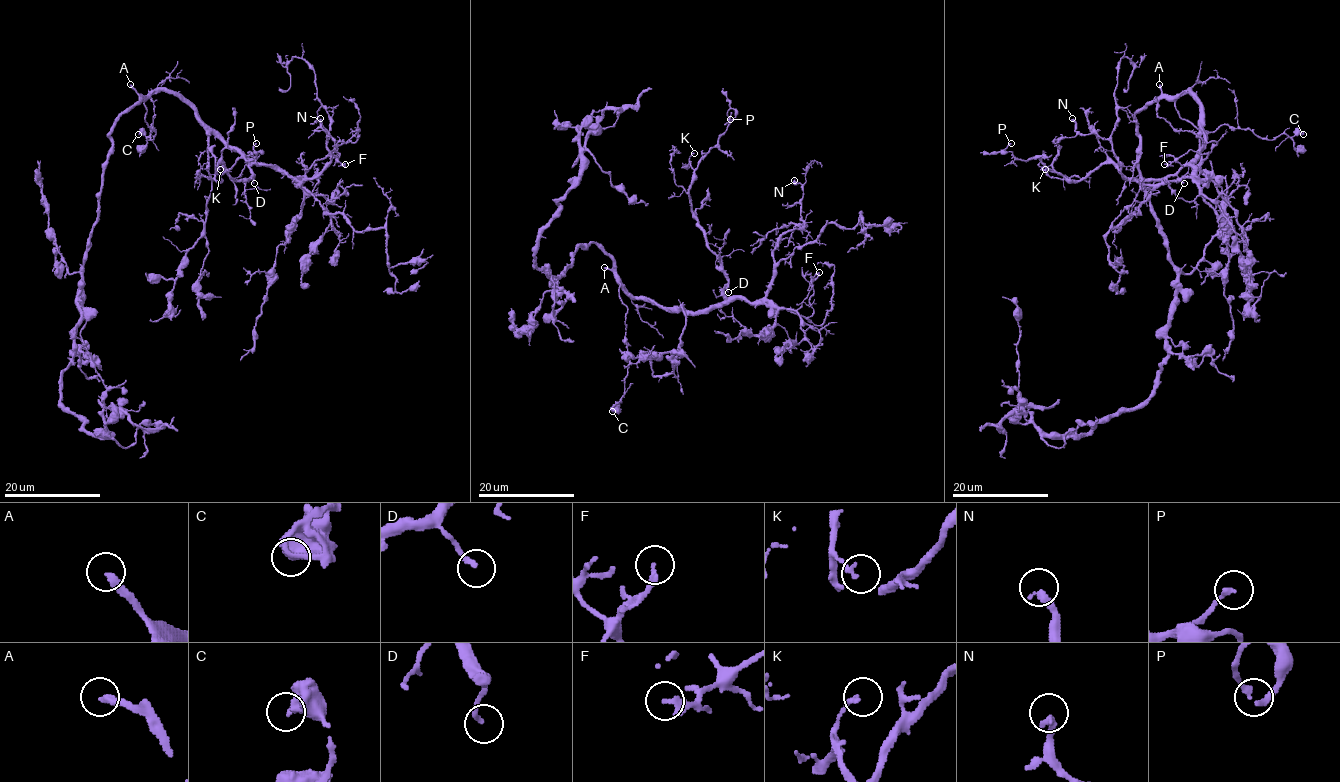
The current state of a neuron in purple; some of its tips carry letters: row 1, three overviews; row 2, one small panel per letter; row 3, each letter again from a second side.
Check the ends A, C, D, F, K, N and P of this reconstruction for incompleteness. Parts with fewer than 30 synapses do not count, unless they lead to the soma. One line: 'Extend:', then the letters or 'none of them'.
Extend: A

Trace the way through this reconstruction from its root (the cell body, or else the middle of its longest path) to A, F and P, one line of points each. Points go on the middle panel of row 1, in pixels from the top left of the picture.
A: (583, 247), (595, 243), (612, 260), (611, 269), (604, 267)
F: (583, 247), (595, 243), (634, 296), (694, 312), (747, 299), (809, 317), (819, 272)
P: (583, 247), (595, 243), (634, 296), (694, 312), (720, 304), (727, 275), (689, 188), (732, 108), (730, 119)

